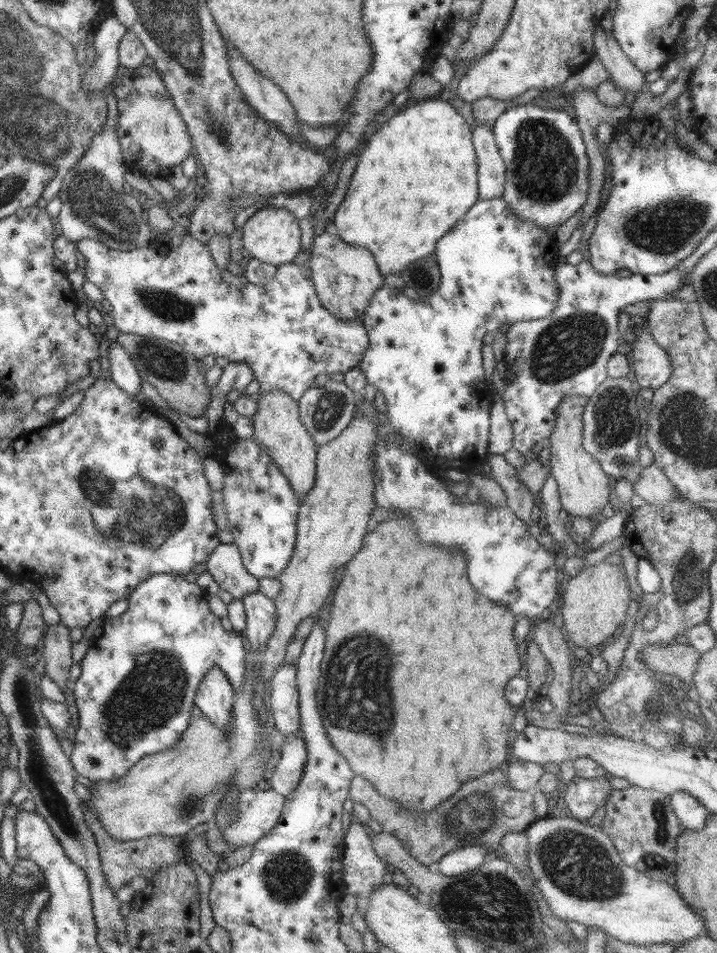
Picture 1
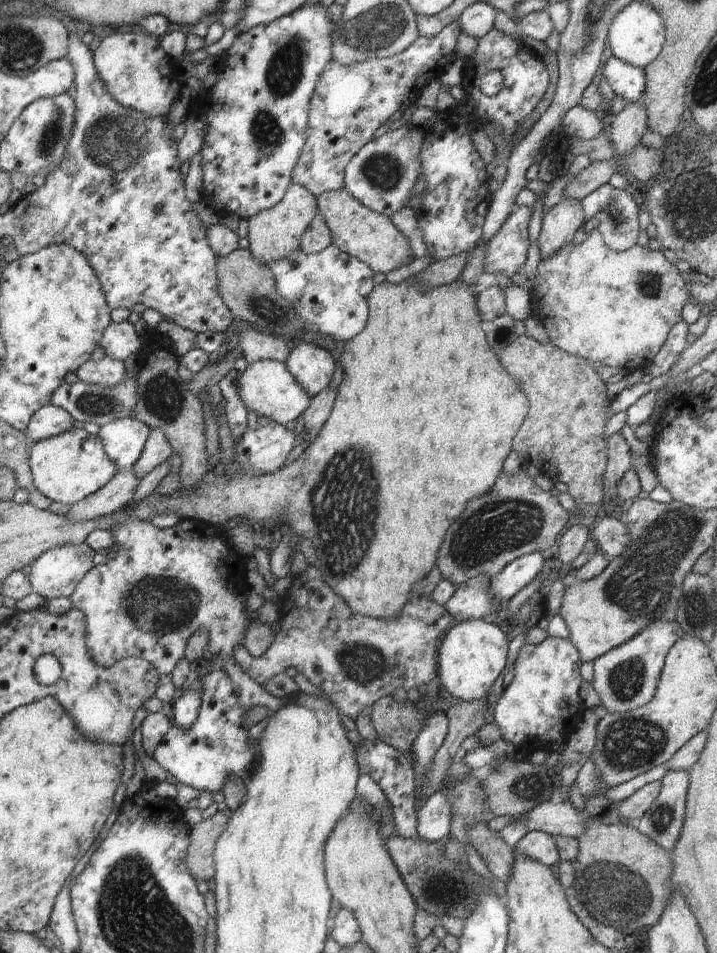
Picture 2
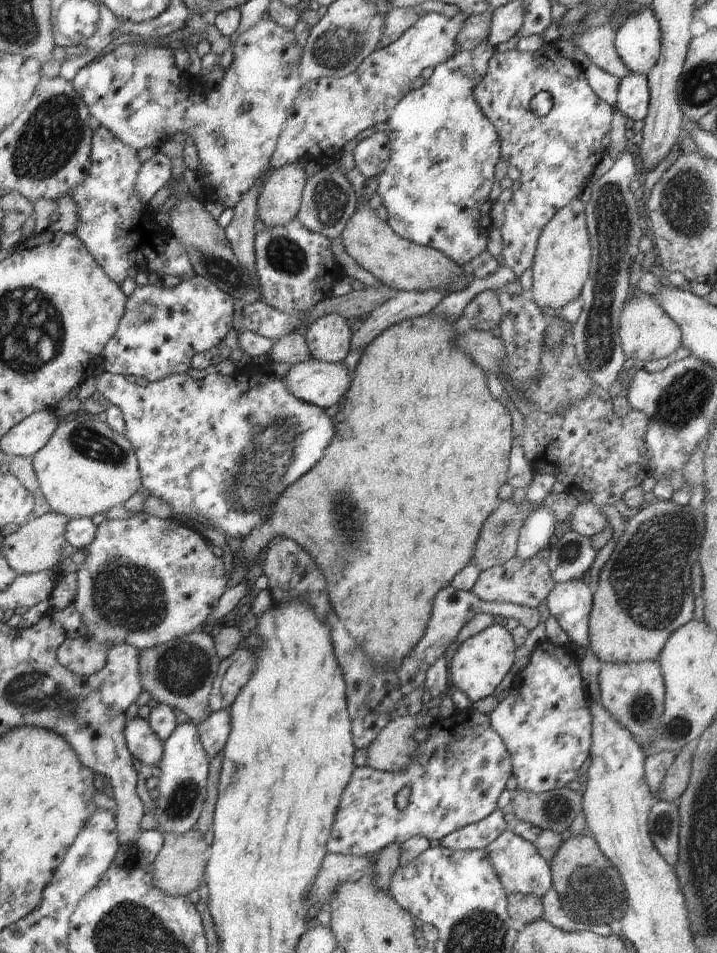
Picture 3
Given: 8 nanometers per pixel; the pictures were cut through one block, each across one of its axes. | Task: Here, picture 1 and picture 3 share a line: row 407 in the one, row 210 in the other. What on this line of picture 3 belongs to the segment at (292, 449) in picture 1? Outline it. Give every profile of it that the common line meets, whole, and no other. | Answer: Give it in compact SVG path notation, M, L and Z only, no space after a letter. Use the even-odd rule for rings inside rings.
M297 162L275 170L257 200L258 216L264 226L286 226L296 218L306 181L306 173Z

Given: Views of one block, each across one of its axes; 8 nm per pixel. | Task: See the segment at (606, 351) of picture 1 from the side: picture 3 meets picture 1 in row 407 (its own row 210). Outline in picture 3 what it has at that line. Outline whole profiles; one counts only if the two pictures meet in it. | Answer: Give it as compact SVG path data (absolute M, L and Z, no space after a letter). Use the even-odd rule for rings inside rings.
M545 43L536 51L518 51L512 45L505 52L495 51L488 62L488 72L474 88L474 100L484 116L492 122L500 137L500 158L509 167L520 170L520 188L504 204L504 224L500 228L503 264L520 277L532 263L542 228L566 204L576 200L590 185L597 164L606 152L602 140L610 132L614 107L604 102L588 84L585 70L562 56L553 43ZM541 90L552 95L553 107L545 116L537 116L530 108L532 98Z

